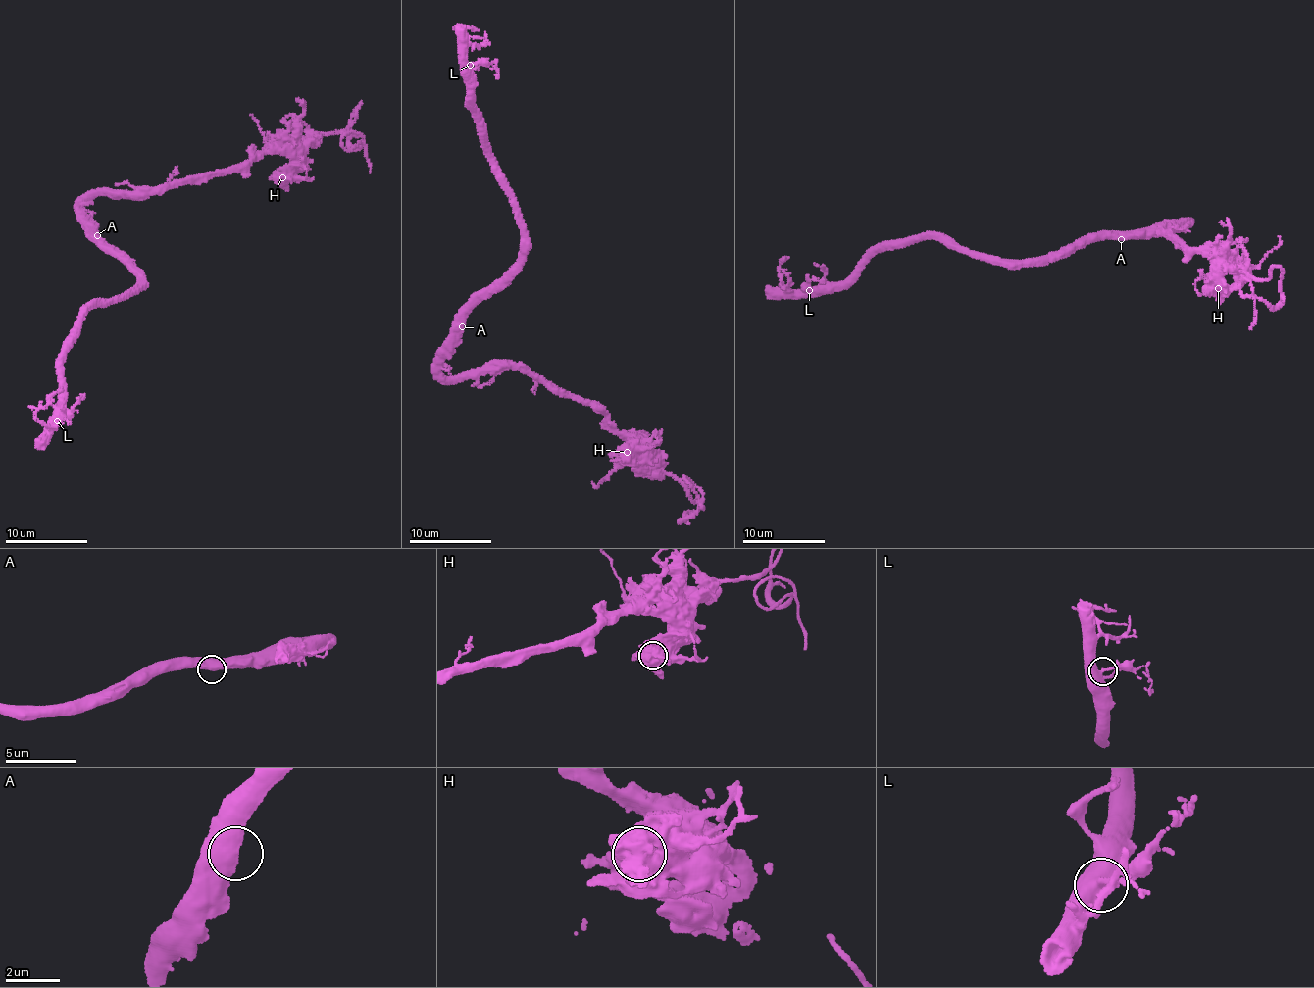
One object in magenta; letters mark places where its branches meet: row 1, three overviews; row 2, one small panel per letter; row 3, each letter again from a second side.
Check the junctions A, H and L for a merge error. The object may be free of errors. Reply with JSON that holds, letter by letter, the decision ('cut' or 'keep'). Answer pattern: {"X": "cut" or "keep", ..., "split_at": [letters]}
{"A": "keep", "H": "cut", "L": "keep", "split_at": ["H"]}

